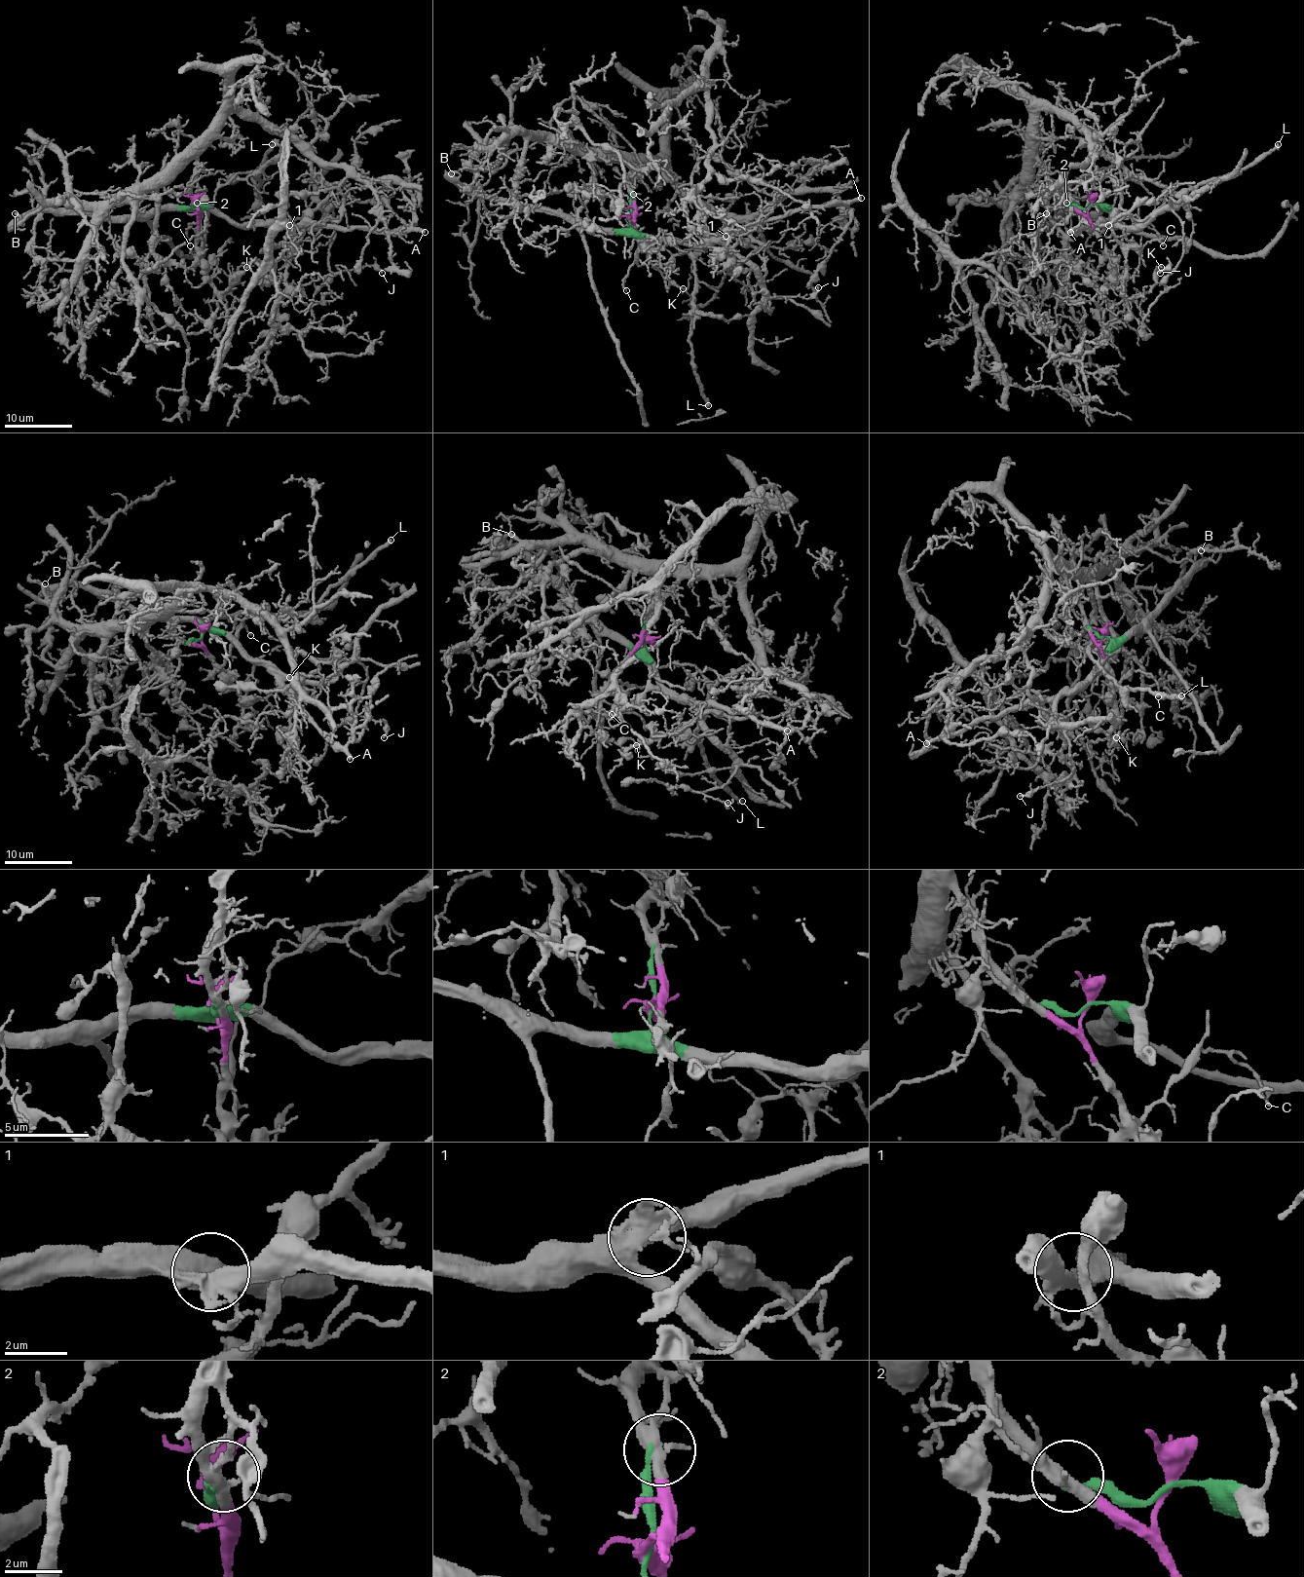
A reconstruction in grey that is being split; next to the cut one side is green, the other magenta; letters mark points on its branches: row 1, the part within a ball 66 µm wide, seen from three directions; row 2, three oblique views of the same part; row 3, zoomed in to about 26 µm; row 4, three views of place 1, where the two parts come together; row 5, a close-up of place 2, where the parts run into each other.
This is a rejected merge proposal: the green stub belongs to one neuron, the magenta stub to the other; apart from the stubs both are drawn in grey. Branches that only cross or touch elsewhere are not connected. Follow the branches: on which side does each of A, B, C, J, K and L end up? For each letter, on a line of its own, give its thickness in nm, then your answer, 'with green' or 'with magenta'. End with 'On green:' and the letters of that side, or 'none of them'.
A: 400 nm | with green
B: 200 nm | with green
C: 110 nm | with magenta
J: 130 nm | with green
K: 130 nm | with magenta
L: 400 nm | with magenta
On green: A, B, J

